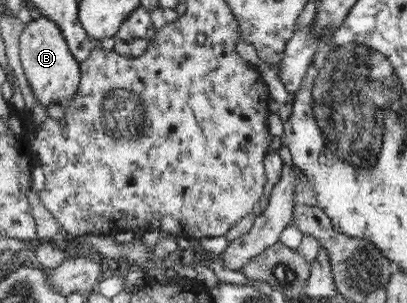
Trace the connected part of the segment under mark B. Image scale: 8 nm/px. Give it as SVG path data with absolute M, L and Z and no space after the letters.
M41 16L25 24L20 36L20 61L35 98L45 109L49 104L61 104L65 109L74 100L82 77L80 62L52 20Z

